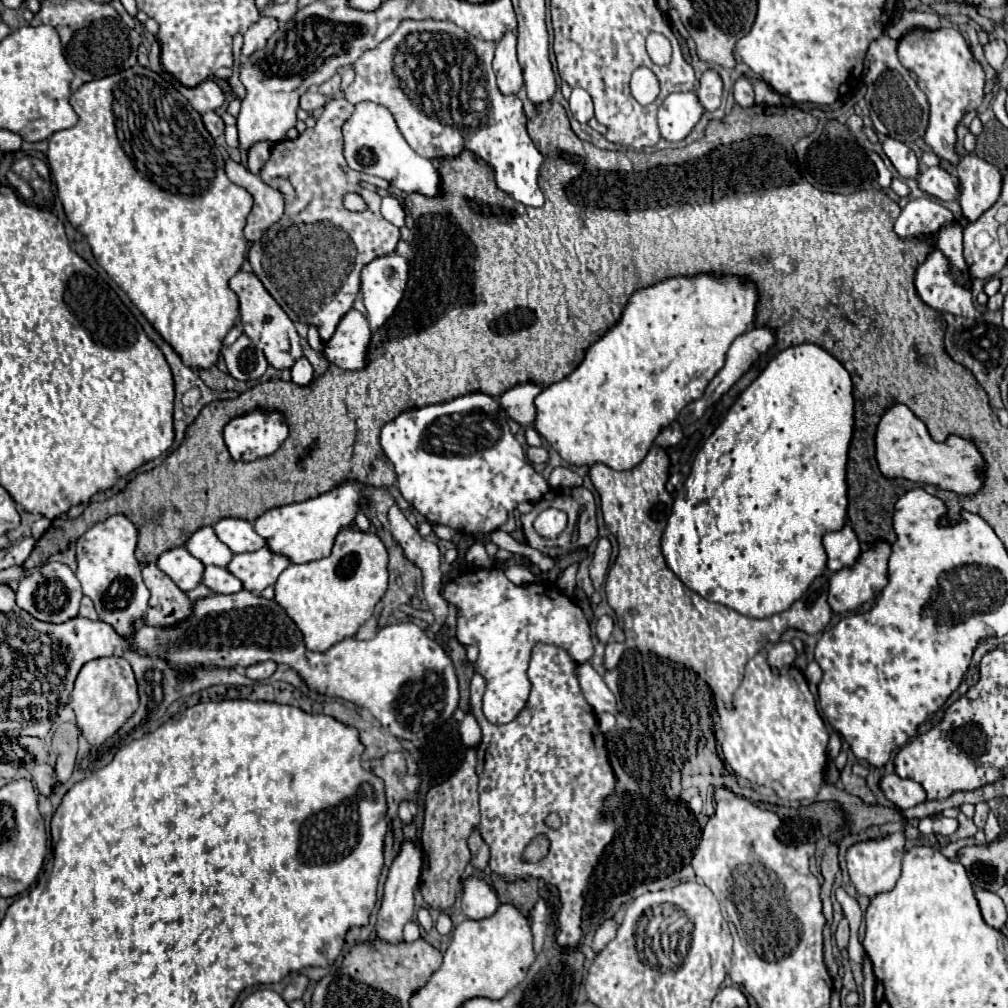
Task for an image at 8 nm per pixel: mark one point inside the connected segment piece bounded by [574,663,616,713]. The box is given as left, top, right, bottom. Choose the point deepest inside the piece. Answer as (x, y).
(597, 694)

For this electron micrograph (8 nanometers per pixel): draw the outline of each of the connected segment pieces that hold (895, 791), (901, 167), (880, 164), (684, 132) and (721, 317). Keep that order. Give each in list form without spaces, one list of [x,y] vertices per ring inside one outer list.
[[[890,773],[890,775],[882,775],[880,777],[880,789],[882,793],[886,795],[888,801],[892,801],[896,807],[900,809],[908,809],[908,807],[914,807],[918,803],[922,803],[926,799],[924,795],[924,789],[912,781],[912,779],[902,779],[898,777],[896,773]]]
[[[886,137],[884,143],[882,143],[882,149],[884,149],[886,157],[892,161],[892,165],[896,167],[896,171],[902,177],[916,179],[916,175],[918,175],[918,157],[914,155],[914,151],[908,145]]]
[[[871,152],[869,154],[869,157],[870,159],[872,159],[872,162],[876,167],[876,170],[878,171],[878,184],[884,189],[890,188],[891,181],[893,178],[892,173],[889,171],[889,169],[887,169],[883,160],[877,153]]]
[[[694,91],[672,93],[658,109],[658,125],[668,141],[682,141],[700,121],[704,107]]]
[[[696,273],[692,277],[668,277],[668,279],[662,279],[650,287],[644,287],[644,289],[638,289],[630,295],[620,319],[616,321],[614,327],[610,327],[596,343],[592,343],[588,349],[586,349],[586,355],[582,359],[582,363],[562,381],[558,383],[552,383],[548,385],[538,397],[536,397],[536,421],[534,421],[534,427],[536,431],[546,437],[546,441],[550,443],[552,449],[556,449],[560,453],[560,457],[568,463],[574,463],[574,465],[594,465],[594,463],[604,463],[616,471],[626,471],[626,469],[632,469],[634,465],[638,465],[650,451],[656,435],[660,433],[660,429],[664,429],[668,423],[672,423],[678,413],[692,401],[700,399],[706,385],[710,383],[710,379],[724,367],[724,361],[726,361],[726,351],[730,349],[732,341],[736,337],[740,337],[754,321],[756,321],[756,311],[758,311],[758,301],[760,301],[760,293],[758,293],[758,287],[754,281],[746,279],[746,277],[738,277],[738,275],[714,275],[714,273]]]

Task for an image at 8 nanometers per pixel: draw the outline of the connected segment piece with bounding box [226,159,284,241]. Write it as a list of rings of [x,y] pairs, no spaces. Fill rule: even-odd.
[[[234,159],[226,161],[226,175],[232,183],[242,185],[254,197],[254,207],[248,215],[244,235],[248,241],[258,241],[262,233],[282,217],[284,195],[282,191],[266,185],[260,179],[260,175],[252,173],[248,167],[244,167],[242,163],[236,163]]]

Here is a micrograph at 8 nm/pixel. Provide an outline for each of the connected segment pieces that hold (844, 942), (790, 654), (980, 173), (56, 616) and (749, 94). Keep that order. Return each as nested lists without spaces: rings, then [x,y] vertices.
[[[842,917],[842,921],[838,923],[838,927],[836,927],[836,943],[838,943],[838,949],[844,949],[844,947],[848,947],[848,919],[846,917]]]
[[[776,643],[774,647],[768,649],[768,663],[770,667],[784,667],[784,665],[790,665],[794,663],[796,659],[796,649],[792,643]]]
[[[964,155],[956,165],[958,203],[968,221],[976,221],[990,209],[1002,189],[1002,173],[988,161],[976,155]]]
[[[44,563],[26,575],[16,591],[16,603],[30,615],[48,623],[62,623],[78,615],[78,605],[82,599],[82,587],[74,571],[64,563]]]
[[[738,79],[736,85],[734,85],[734,101],[742,107],[750,107],[754,105],[754,89],[748,81],[744,79]]]

